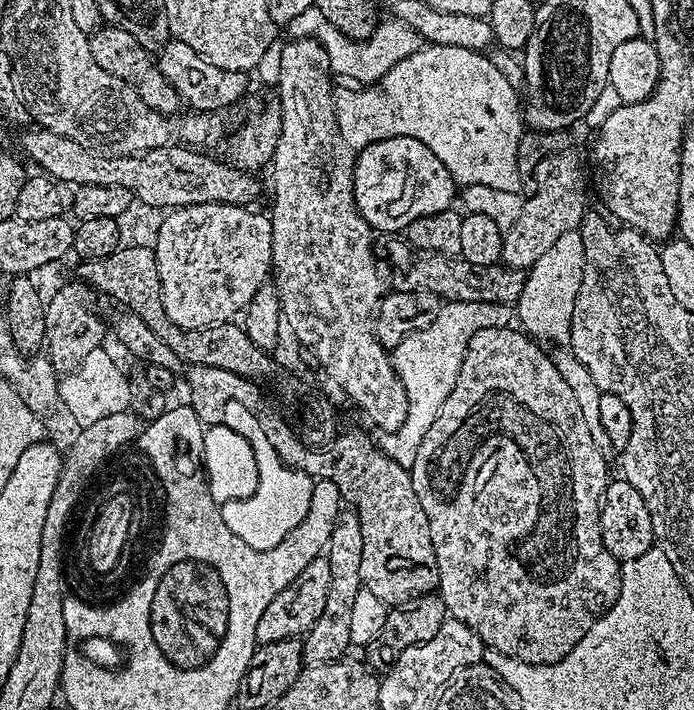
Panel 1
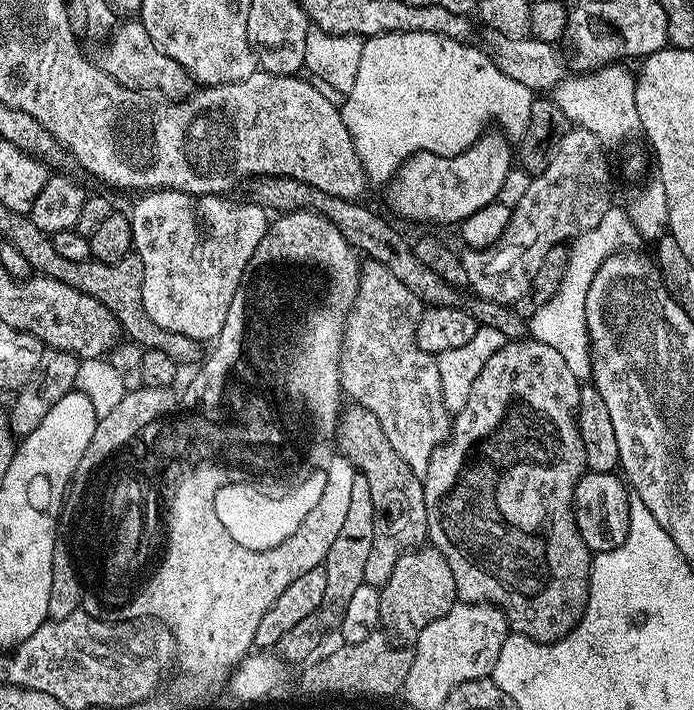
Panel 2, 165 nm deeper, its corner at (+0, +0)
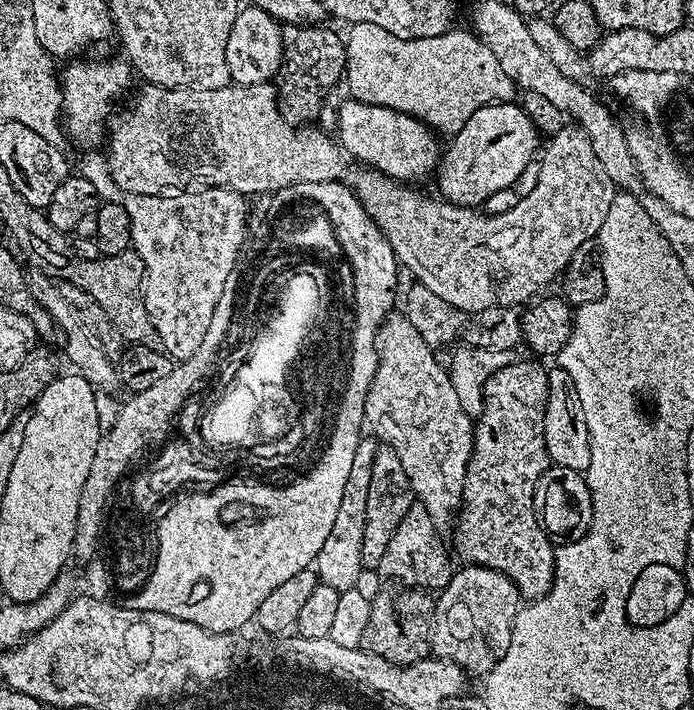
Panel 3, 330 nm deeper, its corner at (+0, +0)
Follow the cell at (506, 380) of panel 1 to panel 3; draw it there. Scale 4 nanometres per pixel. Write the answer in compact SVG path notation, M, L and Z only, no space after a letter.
M517 358L510 366L502 366L502 370L495 372L486 382L484 409L474 424L472 453L464 479L464 496L460 499L460 510L450 532L450 544L455 555L464 559L465 565L502 573L510 578L521 597L530 601L546 595L550 590L556 569L556 553L553 541L541 526L534 510L536 483L550 466L544 437L548 368L535 359L527 359Z

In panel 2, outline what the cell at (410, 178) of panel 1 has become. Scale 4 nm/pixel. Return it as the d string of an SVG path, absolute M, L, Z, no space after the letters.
M488 130L462 154L439 156L419 152L402 162L386 185L388 204L398 215L408 220L458 226L470 218L470 214L482 210L482 206L497 199L513 167L514 148L508 137L499 130Z

